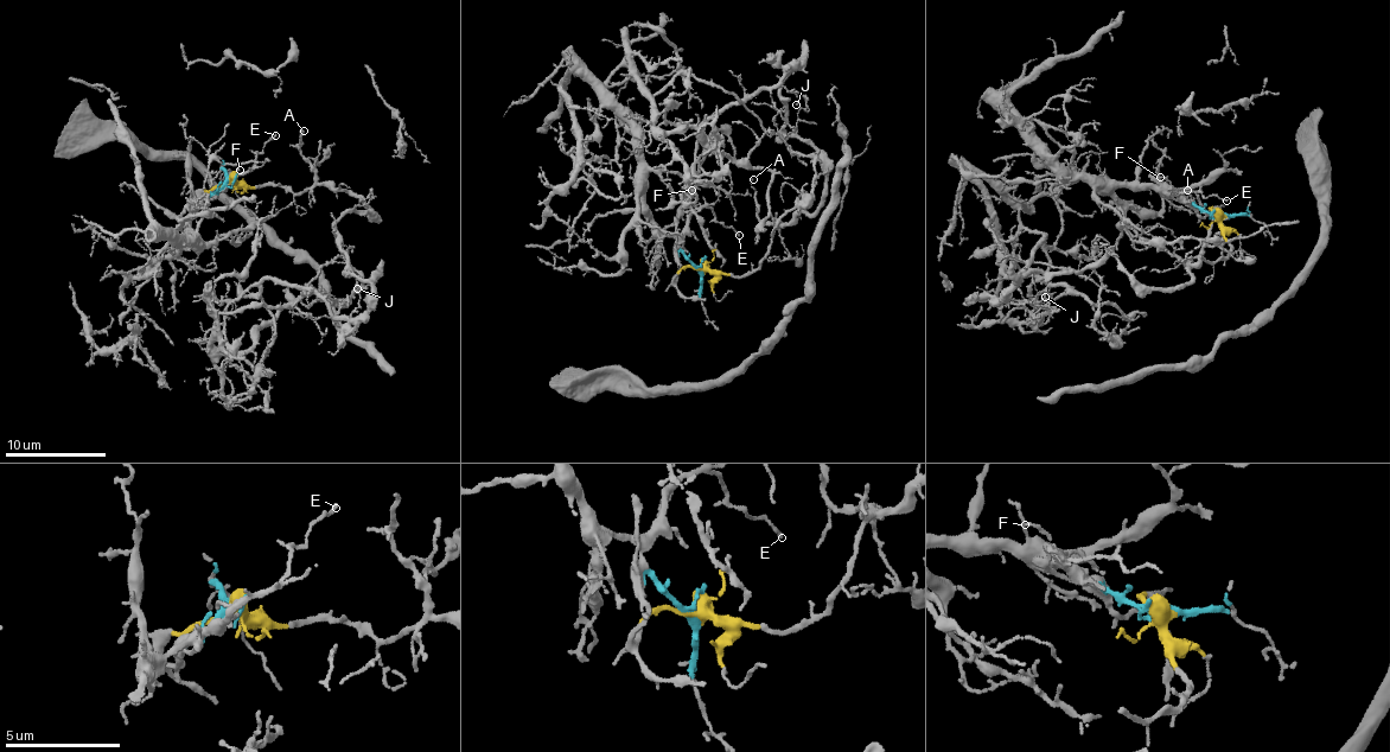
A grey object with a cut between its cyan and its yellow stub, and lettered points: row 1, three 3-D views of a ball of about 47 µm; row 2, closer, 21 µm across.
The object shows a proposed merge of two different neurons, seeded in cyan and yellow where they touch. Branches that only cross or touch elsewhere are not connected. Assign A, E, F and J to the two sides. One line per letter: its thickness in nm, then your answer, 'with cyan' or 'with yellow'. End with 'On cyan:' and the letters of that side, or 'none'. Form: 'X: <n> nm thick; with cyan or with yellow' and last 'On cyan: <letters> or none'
A: 90 nm thick; with yellow
E: 130 nm thick; with cyan
F: 110 nm thick; with cyan
J: 90 nm thick; with yellow
On cyan: E, F

